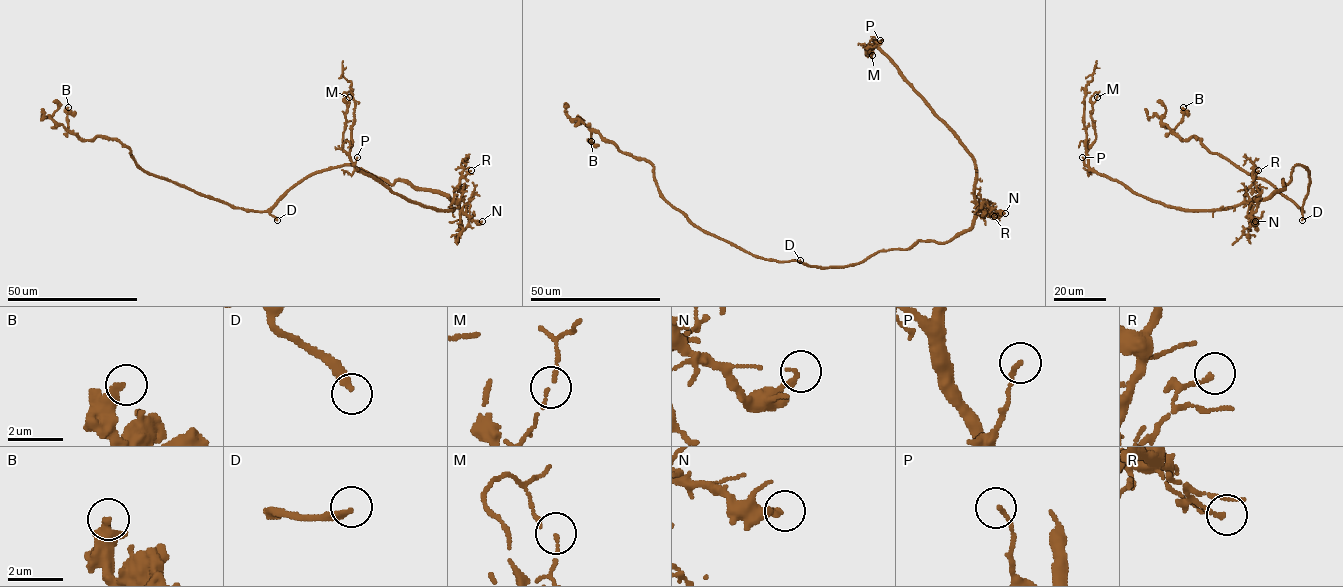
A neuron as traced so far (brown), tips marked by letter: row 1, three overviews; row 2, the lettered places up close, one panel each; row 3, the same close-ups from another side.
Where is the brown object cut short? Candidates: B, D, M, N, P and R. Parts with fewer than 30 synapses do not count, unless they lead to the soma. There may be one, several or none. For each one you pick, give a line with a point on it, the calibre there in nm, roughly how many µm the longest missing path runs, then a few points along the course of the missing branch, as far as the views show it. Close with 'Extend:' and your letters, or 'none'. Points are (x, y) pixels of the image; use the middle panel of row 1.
D: at (800, 260); 240 nm thick; about 25 µm are missing; missing branch runs (800, 260), (805, 263), (796, 265), (811, 266)
Extend: D

